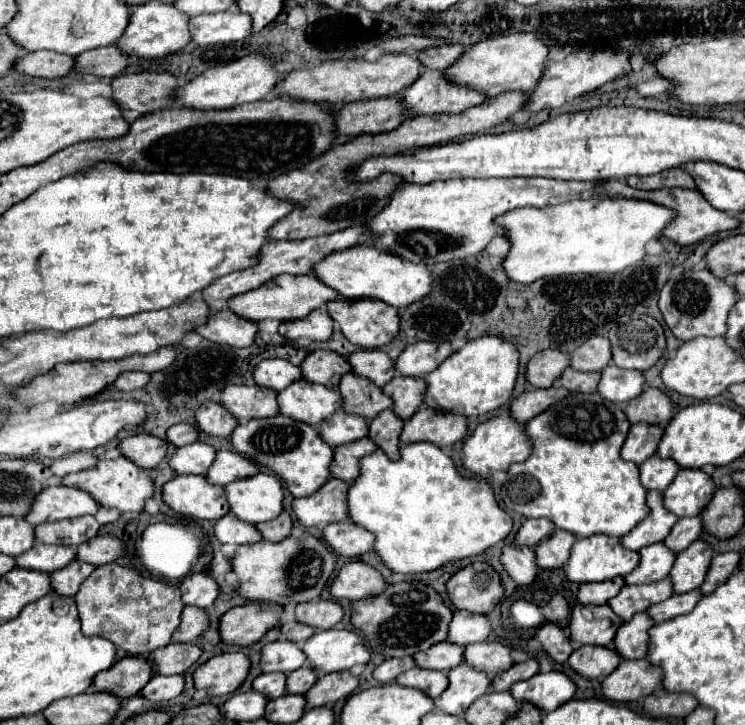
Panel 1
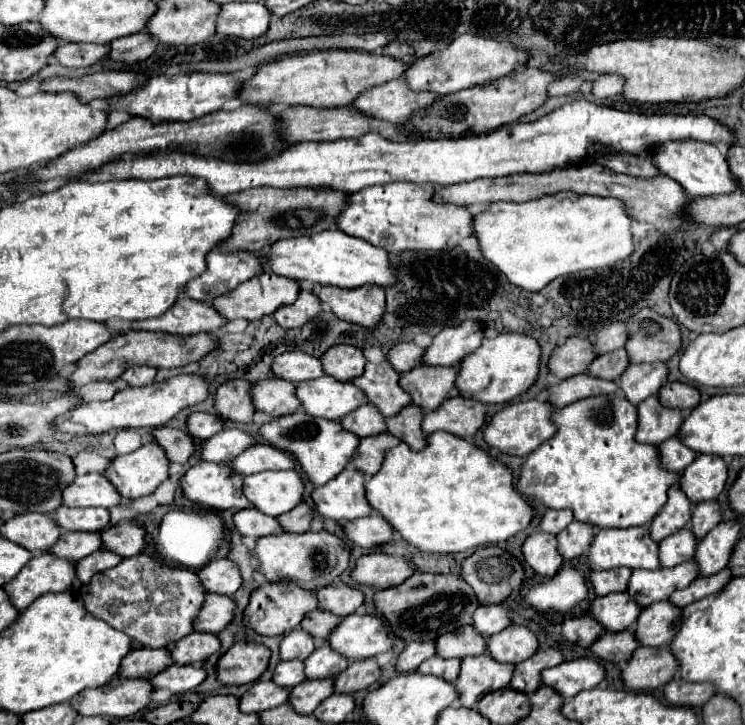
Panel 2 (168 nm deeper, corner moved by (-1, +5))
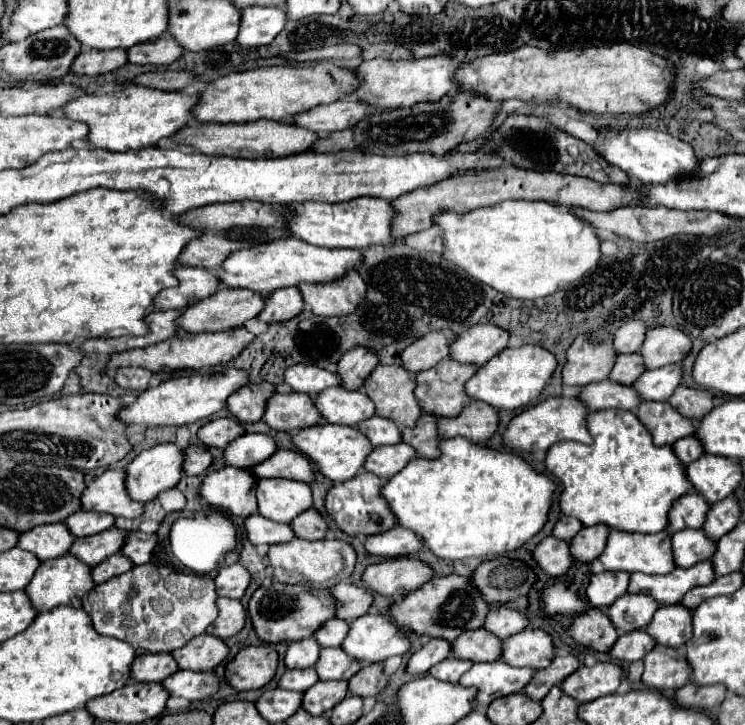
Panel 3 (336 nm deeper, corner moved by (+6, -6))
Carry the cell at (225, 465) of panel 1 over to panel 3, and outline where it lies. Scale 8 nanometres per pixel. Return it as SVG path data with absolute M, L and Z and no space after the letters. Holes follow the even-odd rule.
M275 451L269 459L257 463L251 467L251 473L257 479L267 479L267 477L285 477L285 479L295 479L295 481L313 481L313 467L311 463L297 451Z

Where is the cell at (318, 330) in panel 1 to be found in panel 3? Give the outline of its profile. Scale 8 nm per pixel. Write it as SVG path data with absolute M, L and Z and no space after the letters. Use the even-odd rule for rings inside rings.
M285 287L283 291L273 291L267 299L265 309L259 313L257 319L265 323L285 323L297 315L301 315L305 309L303 295L297 287Z

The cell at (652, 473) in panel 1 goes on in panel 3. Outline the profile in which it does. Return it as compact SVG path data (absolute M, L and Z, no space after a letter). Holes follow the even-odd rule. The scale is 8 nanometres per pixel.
M683 437L673 445L673 451L677 455L677 459L681 461L683 467L687 467L689 463L697 461L703 453L703 449L699 447L699 441L695 437Z

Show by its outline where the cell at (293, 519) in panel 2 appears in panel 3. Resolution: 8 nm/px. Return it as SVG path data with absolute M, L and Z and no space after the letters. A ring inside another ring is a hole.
M303 511L301 515L297 515L291 521L291 529L295 531L295 537L299 539L307 539L307 541L315 541L315 539L323 539L325 531L327 531L327 521L315 511Z

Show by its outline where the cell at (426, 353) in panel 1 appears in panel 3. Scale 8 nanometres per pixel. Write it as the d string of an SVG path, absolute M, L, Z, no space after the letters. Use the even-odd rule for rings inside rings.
M475 325L453 339L449 357L457 363L483 365L507 347L507 339L507 331L495 325Z

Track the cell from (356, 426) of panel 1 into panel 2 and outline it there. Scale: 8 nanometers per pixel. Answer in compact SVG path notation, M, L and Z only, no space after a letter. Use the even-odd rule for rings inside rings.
M368 402L362 408L356 408L348 416L344 416L342 426L358 434L360 438L366 438L366 436L386 432L386 418L382 416L382 412L378 412L378 408L374 408L374 404Z

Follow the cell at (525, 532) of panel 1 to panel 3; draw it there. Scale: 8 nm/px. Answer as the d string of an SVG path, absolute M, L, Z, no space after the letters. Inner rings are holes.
M561 515L561 517L559 517L559 521L555 523L555 527L553 527L551 535L553 535L555 539L565 539L565 541L569 541L573 535L577 535L577 533L579 533L579 529L581 529L581 527L583 527L583 525L579 523L579 519Z

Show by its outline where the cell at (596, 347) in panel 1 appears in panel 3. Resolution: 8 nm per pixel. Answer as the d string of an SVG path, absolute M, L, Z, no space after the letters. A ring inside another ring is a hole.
M625 323L619 327L613 335L613 347L617 353L635 353L639 351L643 339L645 339L647 327L643 323Z

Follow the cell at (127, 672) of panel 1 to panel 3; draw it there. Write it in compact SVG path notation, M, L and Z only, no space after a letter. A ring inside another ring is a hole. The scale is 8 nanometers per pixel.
M141 653L131 665L131 679L139 683L161 683L177 669L179 667L169 653Z

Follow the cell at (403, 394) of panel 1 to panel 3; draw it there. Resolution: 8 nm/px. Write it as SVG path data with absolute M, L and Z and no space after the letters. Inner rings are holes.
M443 359L435 367L417 373L415 399L419 407L435 417L455 417L469 401L463 385L475 371L475 365L459 365L453 359Z

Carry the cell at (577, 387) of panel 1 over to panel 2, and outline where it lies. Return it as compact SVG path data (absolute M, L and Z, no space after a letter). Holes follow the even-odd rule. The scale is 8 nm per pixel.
M620 348L620 350L606 352L606 354L598 356L590 364L588 374L590 376L598 376L598 378L604 378L604 380L618 380L618 376L622 376L622 372L626 370L628 364L630 364L630 360L626 356L626 350Z

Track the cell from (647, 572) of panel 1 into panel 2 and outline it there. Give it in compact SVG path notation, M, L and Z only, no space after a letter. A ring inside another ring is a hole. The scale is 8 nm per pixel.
M682 528L676 534L664 538L660 542L662 566L672 568L672 566L678 566L682 562L692 560L696 546L698 546L698 538L694 536L694 532L690 532L690 528Z

